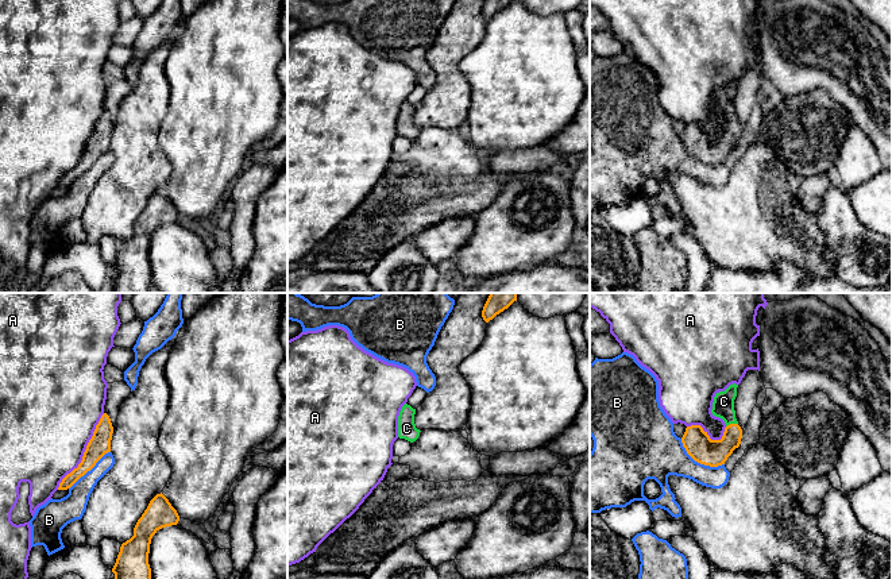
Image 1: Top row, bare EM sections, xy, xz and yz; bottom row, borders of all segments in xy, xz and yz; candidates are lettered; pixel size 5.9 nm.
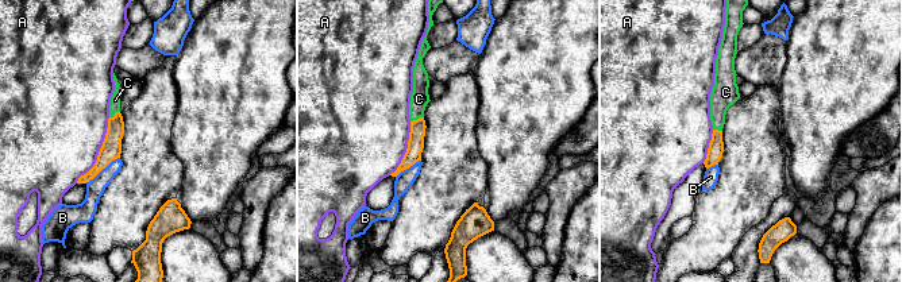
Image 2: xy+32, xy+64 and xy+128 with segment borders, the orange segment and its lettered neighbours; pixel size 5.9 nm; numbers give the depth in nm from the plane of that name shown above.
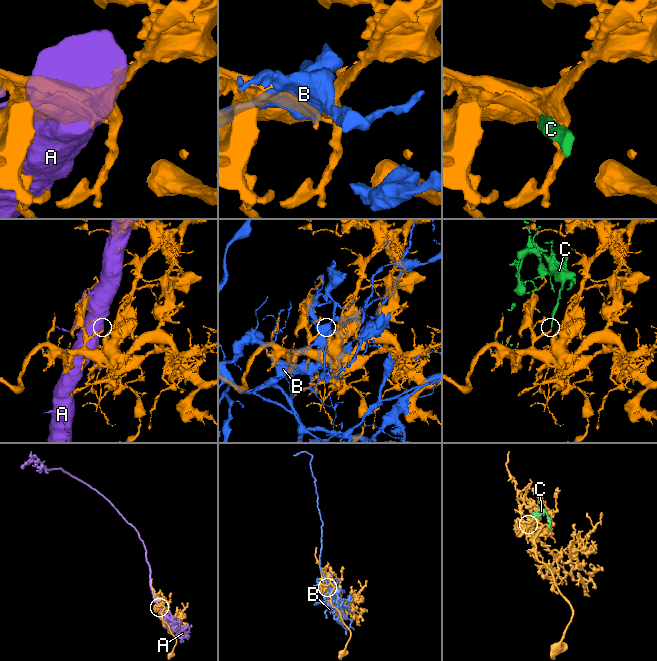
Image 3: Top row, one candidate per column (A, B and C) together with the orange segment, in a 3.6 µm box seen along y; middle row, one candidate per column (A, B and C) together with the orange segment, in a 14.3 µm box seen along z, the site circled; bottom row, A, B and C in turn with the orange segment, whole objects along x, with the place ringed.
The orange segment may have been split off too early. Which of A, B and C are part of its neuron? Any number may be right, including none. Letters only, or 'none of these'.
C

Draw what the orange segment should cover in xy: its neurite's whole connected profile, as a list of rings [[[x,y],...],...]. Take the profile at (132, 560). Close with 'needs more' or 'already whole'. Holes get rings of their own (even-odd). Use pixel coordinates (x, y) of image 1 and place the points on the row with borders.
[[[161,493],[148,503],[134,528],[134,536],[121,544],[112,568],[115,579],[151,579],[148,564],[152,536],[162,528],[177,525],[179,516]]]; already whole

